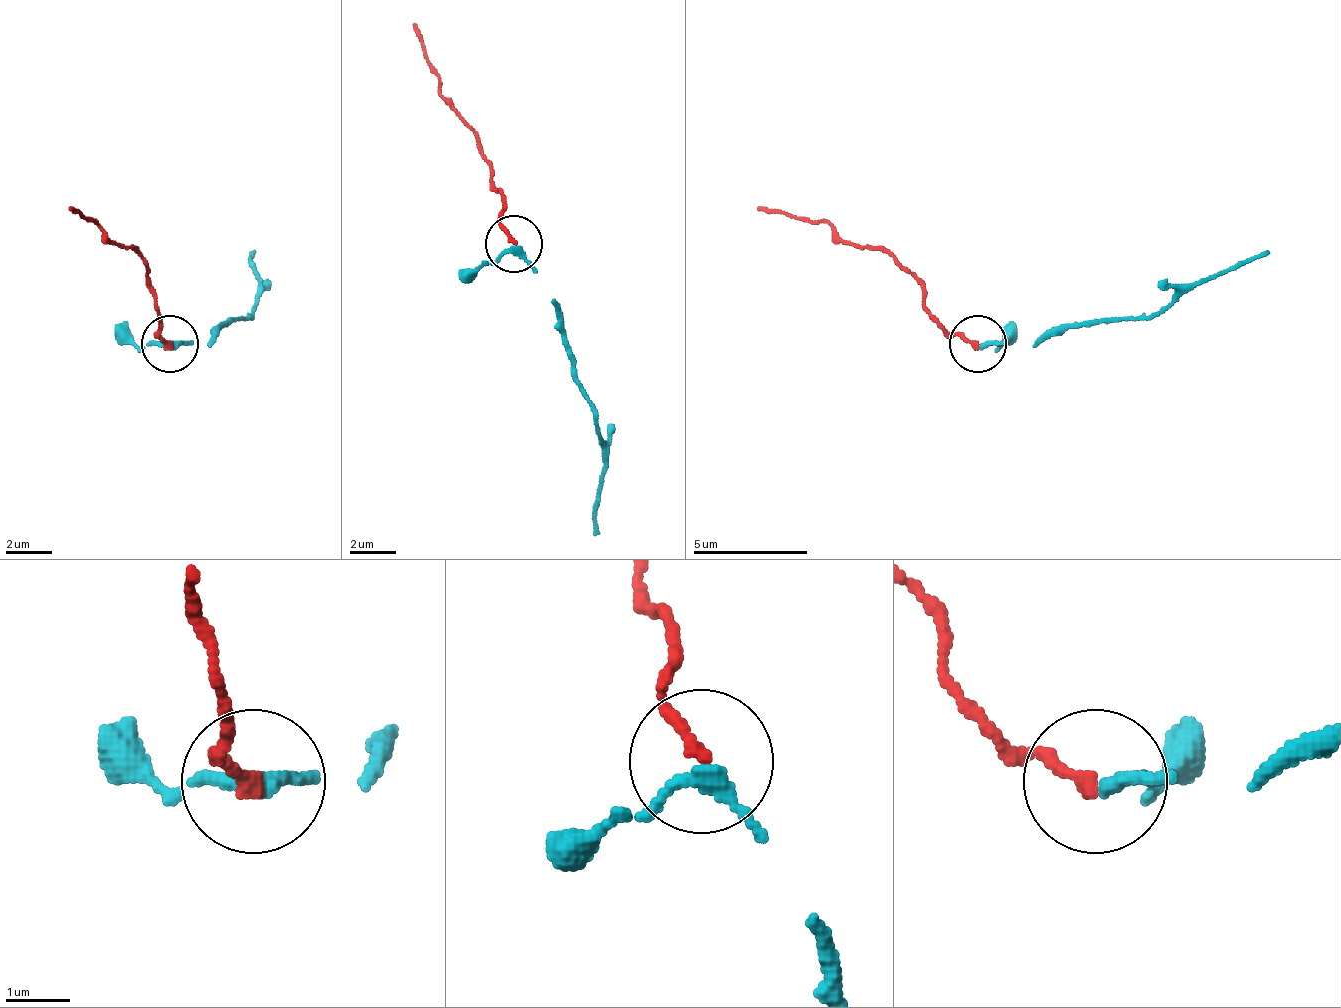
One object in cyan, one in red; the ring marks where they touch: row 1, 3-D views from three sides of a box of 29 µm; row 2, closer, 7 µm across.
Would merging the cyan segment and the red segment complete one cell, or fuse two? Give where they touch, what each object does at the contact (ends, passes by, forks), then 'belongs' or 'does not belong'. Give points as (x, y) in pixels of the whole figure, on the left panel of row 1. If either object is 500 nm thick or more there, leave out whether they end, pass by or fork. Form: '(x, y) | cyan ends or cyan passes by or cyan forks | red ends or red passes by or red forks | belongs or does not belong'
(170, 344) | cyan passes by | red ends | belongs

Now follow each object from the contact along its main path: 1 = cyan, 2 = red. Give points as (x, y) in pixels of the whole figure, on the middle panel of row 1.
1: (512, 248), (552, 300), (598, 431), (604, 471), (592, 534)
2: (512, 242), (501, 214), (501, 191), (478, 151), (472, 128), (438, 94), (438, 71), (415, 25)

